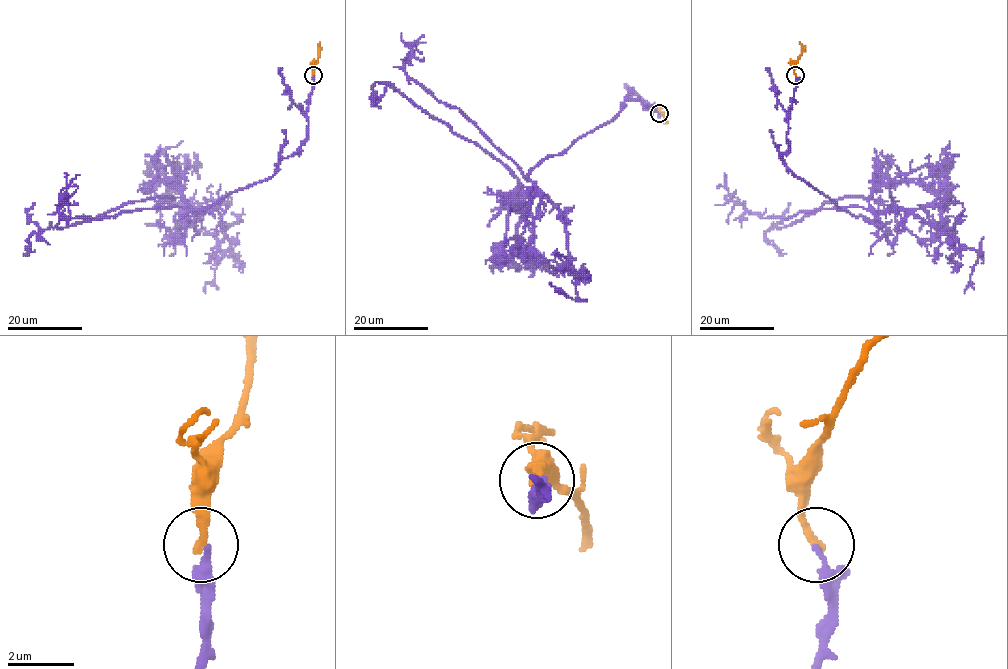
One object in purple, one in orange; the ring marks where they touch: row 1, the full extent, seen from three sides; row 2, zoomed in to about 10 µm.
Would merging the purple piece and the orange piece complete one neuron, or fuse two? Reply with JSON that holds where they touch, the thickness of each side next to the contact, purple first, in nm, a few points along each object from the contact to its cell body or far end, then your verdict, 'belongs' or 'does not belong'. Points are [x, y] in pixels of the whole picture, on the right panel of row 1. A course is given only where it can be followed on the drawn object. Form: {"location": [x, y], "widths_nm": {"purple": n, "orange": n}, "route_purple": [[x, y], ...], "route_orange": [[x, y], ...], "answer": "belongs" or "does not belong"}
{"location": [795, 75], "widths_nm": {"purple": 200, "orange": 240}, "route_purple": [[795, 75], [783, 163], [840, 209], [876, 221], [868, 198], [826, 201], [801, 220], [763, 233], [786, 253]], "route_orange": [[795, 75], [794, 65], [803, 51], [799, 42]], "answer": "belongs"}

